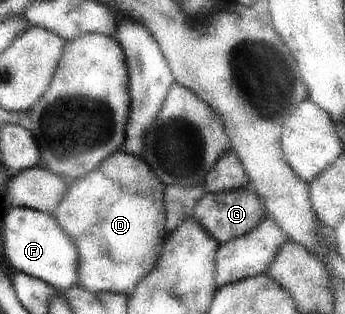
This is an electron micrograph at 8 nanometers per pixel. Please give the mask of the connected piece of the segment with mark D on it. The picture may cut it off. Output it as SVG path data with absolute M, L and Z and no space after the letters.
M125 150L104 162L102 168L71 183L70 192L56 212L59 223L74 238L82 256L80 286L95 293L124 293L130 295L140 280L158 264L162 242L166 238L164 183L150 172L150 166Z

